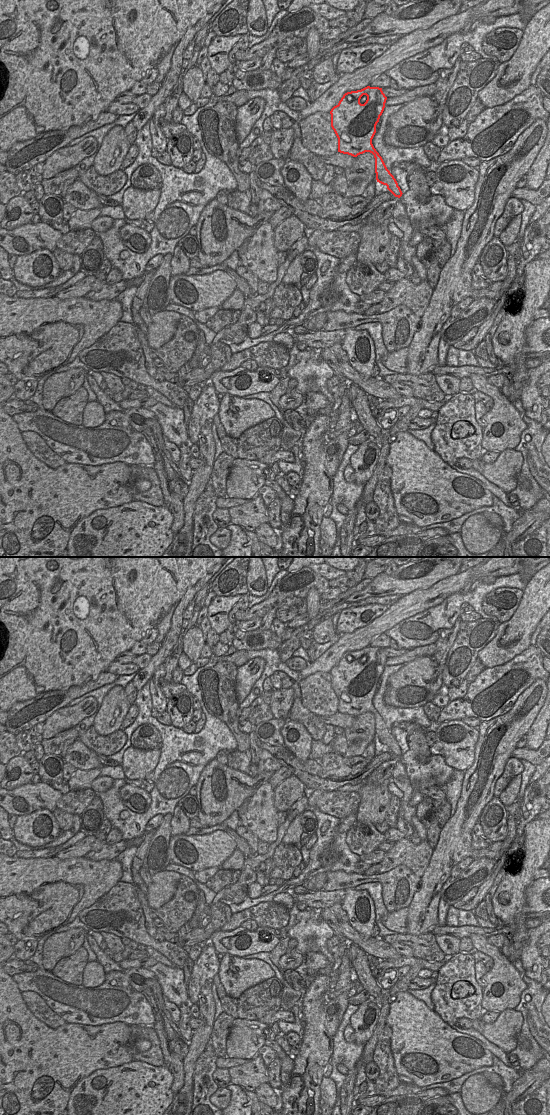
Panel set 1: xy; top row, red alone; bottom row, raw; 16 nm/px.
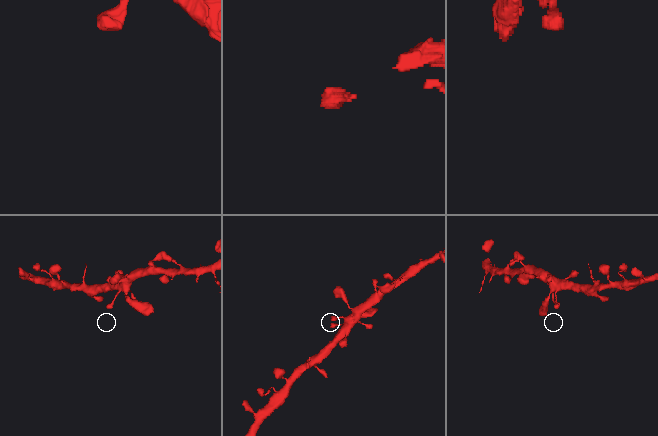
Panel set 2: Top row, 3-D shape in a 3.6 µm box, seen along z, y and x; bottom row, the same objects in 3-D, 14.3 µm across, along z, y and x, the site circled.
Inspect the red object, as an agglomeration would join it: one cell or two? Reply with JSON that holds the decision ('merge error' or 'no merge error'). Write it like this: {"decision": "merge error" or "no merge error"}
{"decision": "no merge error"}

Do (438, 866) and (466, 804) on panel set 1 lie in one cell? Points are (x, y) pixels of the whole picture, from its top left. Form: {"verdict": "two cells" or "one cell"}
{"verdict": "one cell"}

